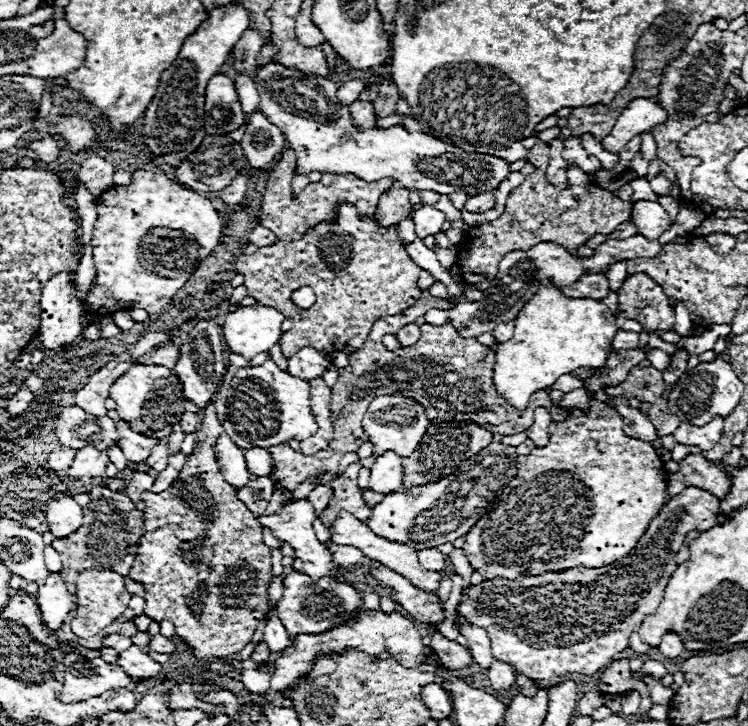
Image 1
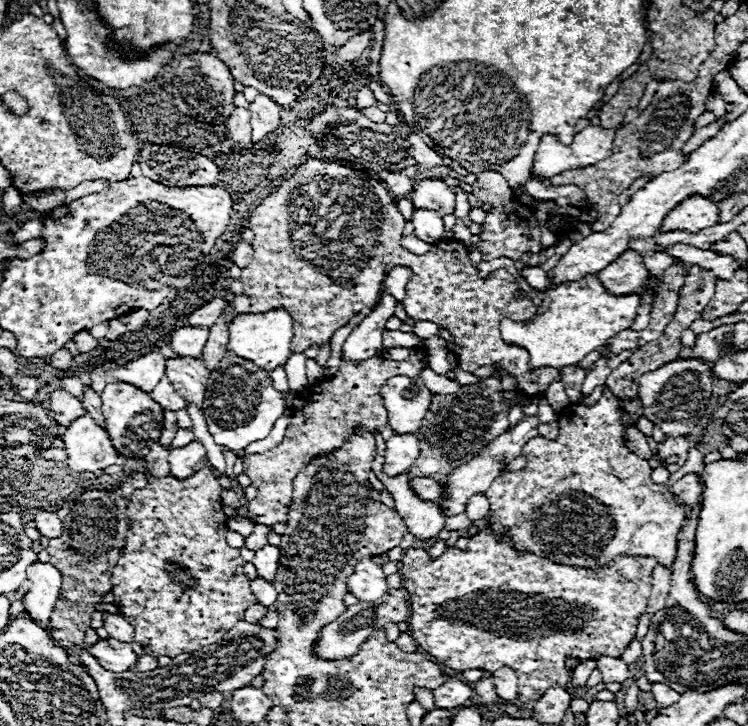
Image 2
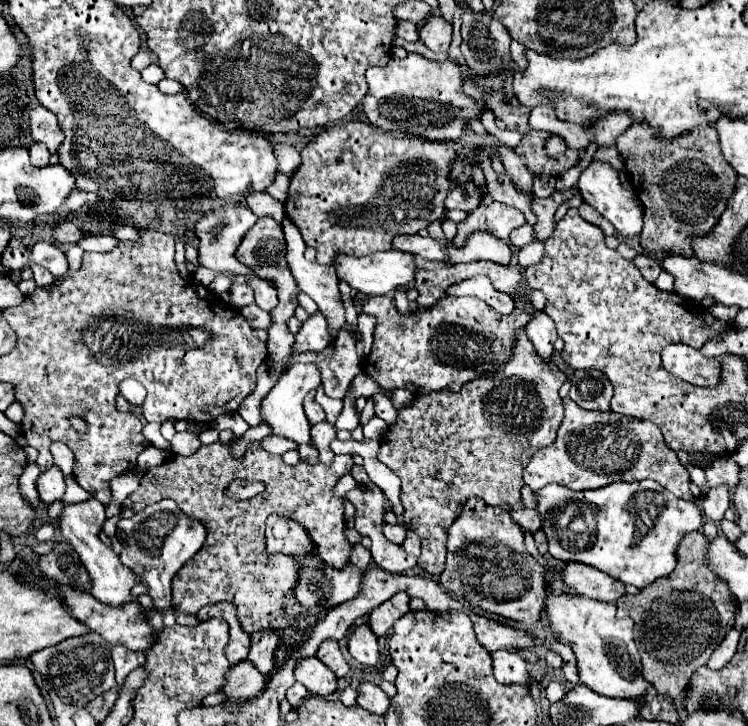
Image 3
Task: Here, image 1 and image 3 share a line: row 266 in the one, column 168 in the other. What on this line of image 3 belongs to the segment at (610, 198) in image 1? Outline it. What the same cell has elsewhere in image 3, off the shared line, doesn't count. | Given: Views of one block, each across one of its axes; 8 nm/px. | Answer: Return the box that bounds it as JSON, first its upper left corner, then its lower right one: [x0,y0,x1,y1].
[130,436,354,634]

